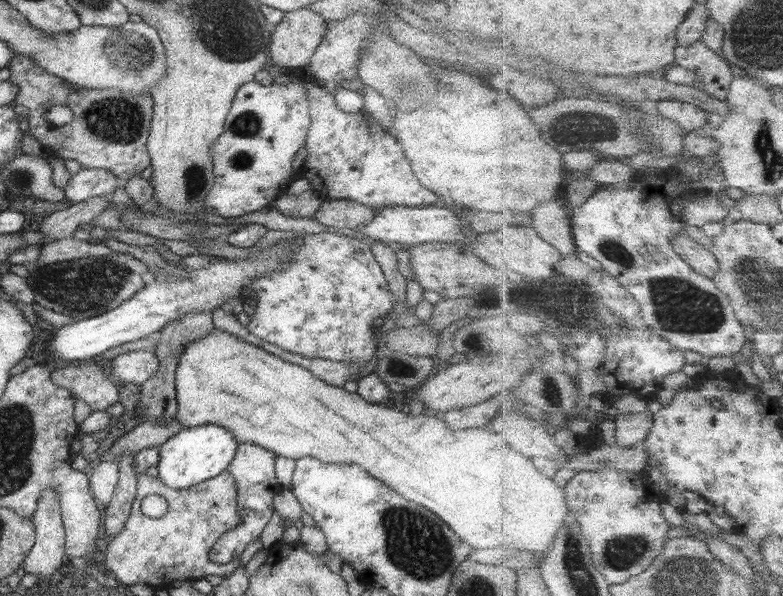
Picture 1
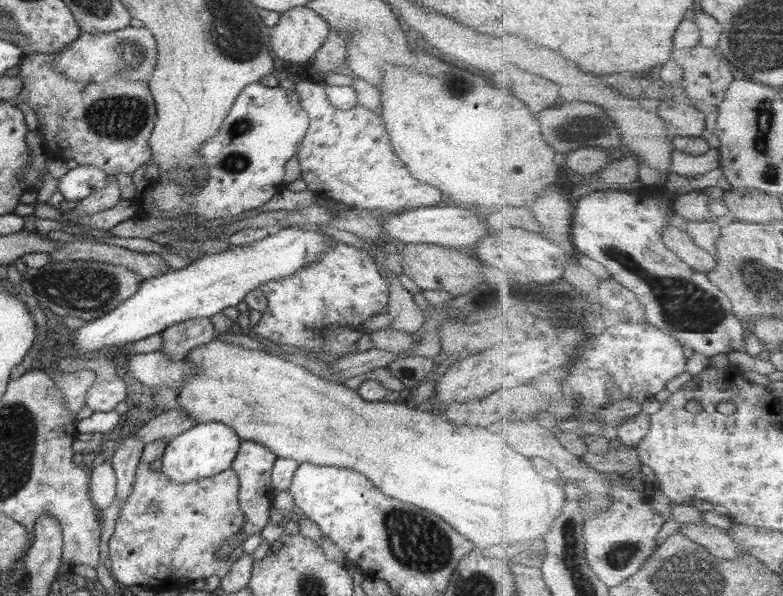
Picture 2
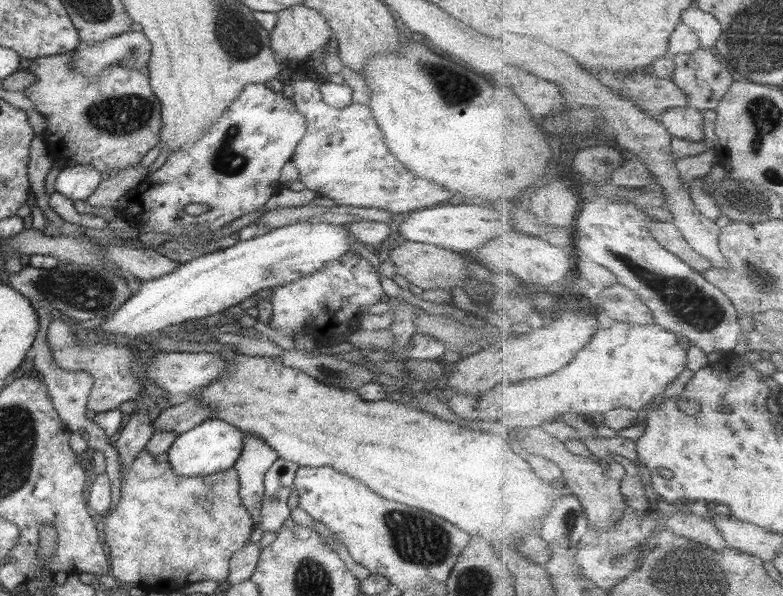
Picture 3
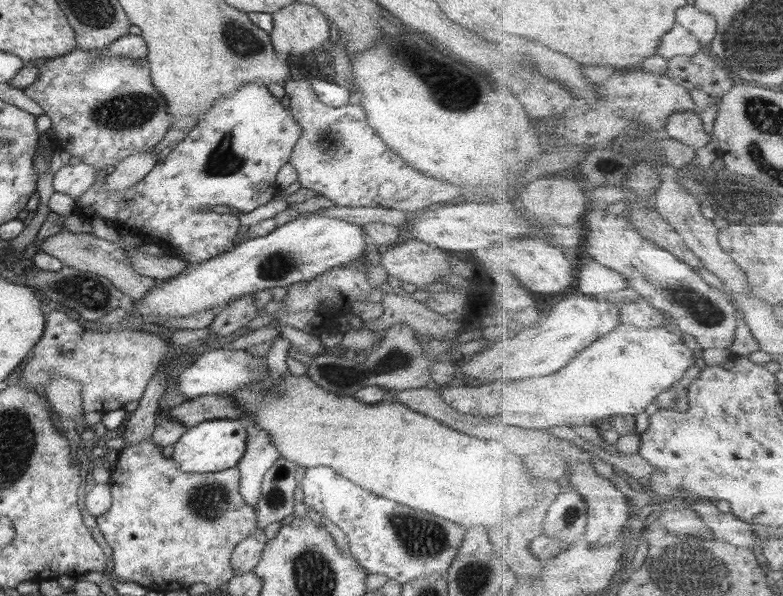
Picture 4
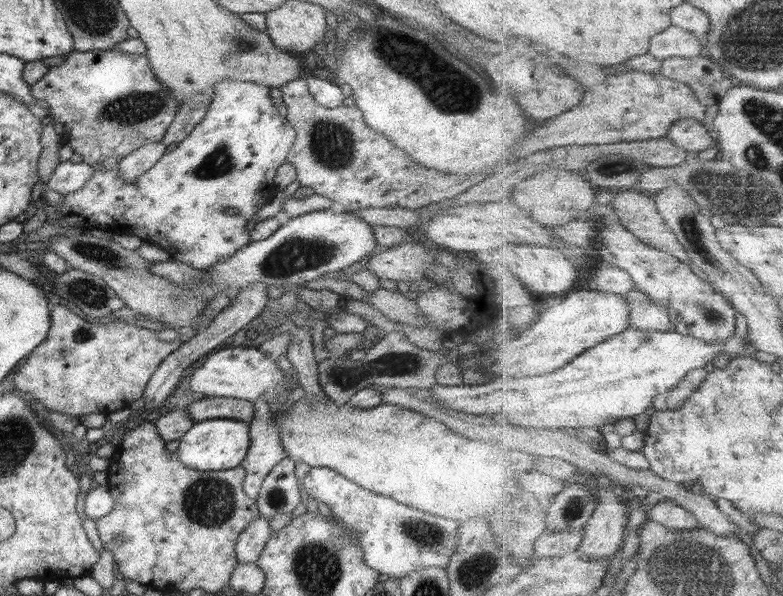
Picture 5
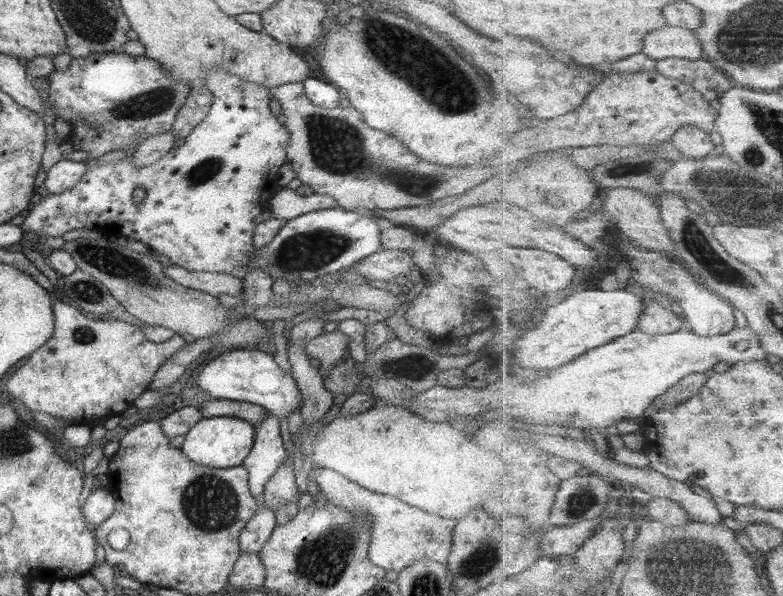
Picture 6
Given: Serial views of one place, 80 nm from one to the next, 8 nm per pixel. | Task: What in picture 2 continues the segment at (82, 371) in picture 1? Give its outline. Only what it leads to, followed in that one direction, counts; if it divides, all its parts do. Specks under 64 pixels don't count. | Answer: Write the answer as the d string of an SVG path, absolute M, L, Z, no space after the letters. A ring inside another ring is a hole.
M97 351L85 353L82 356L61 358L59 362L61 372L75 372L77 370L91 370L94 373L92 391L87 392L84 404L95 412L113 411L125 396L125 385L115 374L113 358L99 355Z

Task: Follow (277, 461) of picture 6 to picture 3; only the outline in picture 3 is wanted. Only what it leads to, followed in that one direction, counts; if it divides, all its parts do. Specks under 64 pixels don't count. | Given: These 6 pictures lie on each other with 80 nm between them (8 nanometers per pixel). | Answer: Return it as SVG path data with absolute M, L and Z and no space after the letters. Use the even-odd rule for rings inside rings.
M245 434L242 438L242 449L239 458L232 467L238 478L238 494L251 520L254 528L259 524L261 499L263 499L263 478L265 473L278 458L276 452L271 450L259 437Z

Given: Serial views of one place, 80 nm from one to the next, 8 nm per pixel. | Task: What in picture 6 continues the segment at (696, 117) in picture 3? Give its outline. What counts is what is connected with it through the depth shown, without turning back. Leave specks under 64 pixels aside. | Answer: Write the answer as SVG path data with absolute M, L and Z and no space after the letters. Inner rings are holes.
M683 126L677 130L671 142L687 157L703 158L715 153L716 145L711 136L697 126Z

